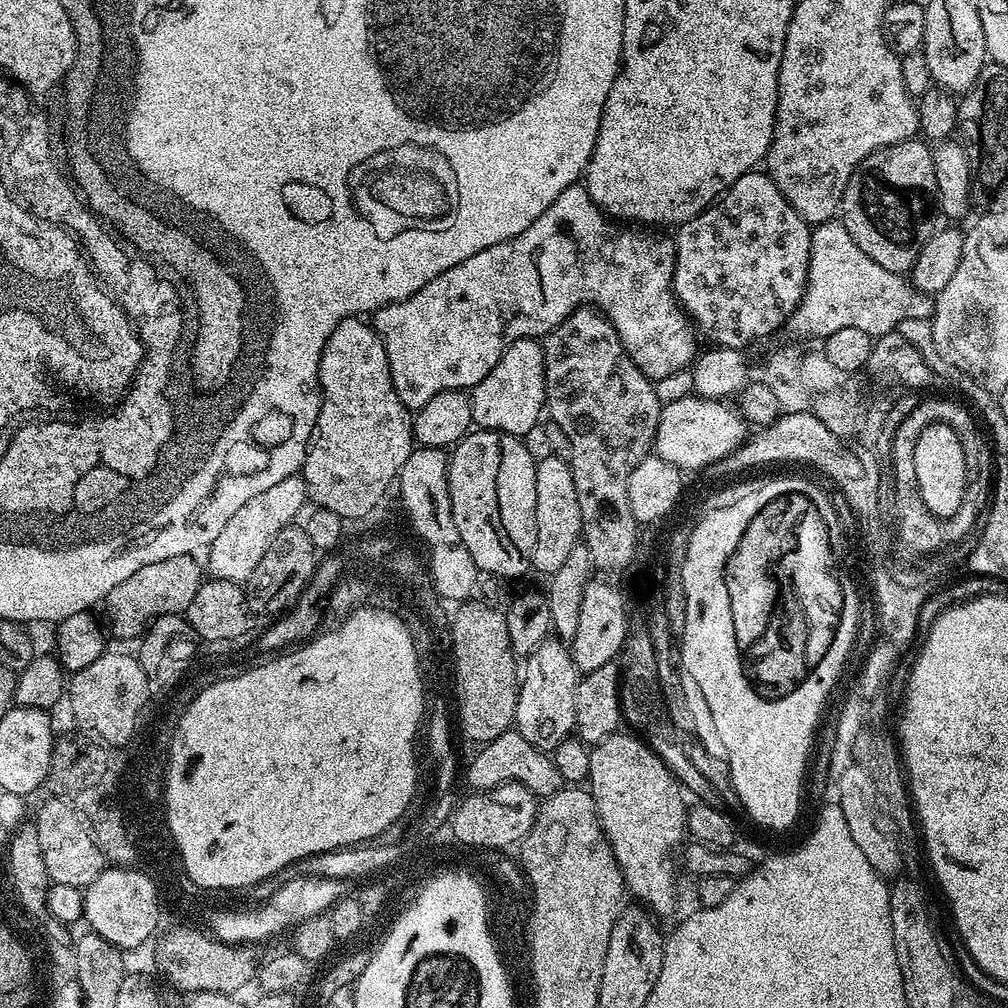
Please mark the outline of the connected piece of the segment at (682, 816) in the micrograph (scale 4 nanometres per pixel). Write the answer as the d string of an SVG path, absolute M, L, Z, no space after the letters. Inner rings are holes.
M617 730L589 751L587 783L590 785L590 791L596 803L596 813L600 815L600 825L604 827L614 858L624 875L625 889L631 895L633 892L645 904L645 909L653 908L660 916L674 911L678 864L677 861L676 864L672 861L672 851L676 847L679 849L685 843L688 822L686 803L684 804L685 793L682 791L680 781L661 762L658 754L653 752L639 736Z

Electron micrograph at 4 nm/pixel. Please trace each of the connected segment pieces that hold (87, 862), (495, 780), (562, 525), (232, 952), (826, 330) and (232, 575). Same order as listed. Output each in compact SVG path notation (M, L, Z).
M48 798L36 812L34 823L38 842L42 846L42 862L46 862L48 879L52 884L74 886L81 890L89 888L106 867L104 853L96 845L95 835L89 825L80 821L80 816L64 798Z
M515 730L506 731L491 740L489 744L483 745L467 761L466 777L470 788L487 790L495 788L498 784L521 784L538 798L552 796L562 787L559 768L553 757L541 748L535 748L533 744L526 742L526 738L522 738L522 734Z
M549 456L536 462L536 541L533 569L538 573L557 572L570 558L570 552L582 540L582 510L578 510L578 490L574 490L574 474L569 461Z
M198 928L193 932L176 931L167 940L162 946L162 961L157 967L184 994L204 992L235 995L257 977L260 962L256 960L255 949L249 945L225 944Z
M833 218L812 228L808 281L800 305L786 328L796 336L823 338L834 334L834 330L854 326L854 330L866 330L866 334L880 338L887 332L895 333L903 319L931 317L933 307L934 300L929 293L917 290L907 275L878 266L850 238L843 222Z
M299 475L282 478L278 486L270 486L270 490L262 490L246 506L234 510L234 514L226 522L222 534L212 539L206 560L206 572L209 577L218 580L234 580L247 582L250 574L262 562L262 554L270 546L270 542L283 528L289 527L292 520L300 512L300 507L306 504L306 489L303 479Z

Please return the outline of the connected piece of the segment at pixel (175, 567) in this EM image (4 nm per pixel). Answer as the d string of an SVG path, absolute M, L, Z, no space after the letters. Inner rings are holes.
M195 555L162 558L162 562L141 563L114 590L110 590L102 601L102 608L108 611L107 627L120 640L143 637L147 627L159 616L179 616L187 613L194 594L198 594L206 579L205 569L196 561ZM136 636L136 637L135 637Z

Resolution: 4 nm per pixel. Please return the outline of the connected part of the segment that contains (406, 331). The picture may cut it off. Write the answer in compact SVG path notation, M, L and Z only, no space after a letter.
M579 183L572 184L566 190L562 190L562 194L558 194L556 201L545 212L538 214L538 218L534 218L534 222L530 222L530 226L526 226L526 230L522 230L522 234L518 234L506 242L498 242L498 246L478 250L478 254L466 258L466 262L438 274L438 278L434 278L430 282L426 282L426 286L422 286L422 290L418 290L418 294L405 300L399 300L397 304L387 304L376 309L370 323L384 343L386 358L390 362L394 390L398 394L398 398L408 409L415 410L426 406L426 402L430 402L430 398L434 398L434 394L442 394L446 390L471 390L478 382L482 382L482 378L486 378L486 374L490 374L490 370L494 370L494 366L498 366L502 354L514 342L547 336L574 310L585 306L591 306L603 312L611 320L614 330L618 330L618 338L622 338L622 346L628 351L630 358L638 366L638 370L642 370L642 374L646 374L649 380L657 382L676 371L687 369L698 356L698 349L696 350L698 329L687 312L681 308L680 301L676 298L676 291L672 289L672 275L676 266L676 241L671 235L663 236L660 232L663 231L653 230L648 226L629 226L627 223L609 218L604 209L590 198L587 187L581 186Z

